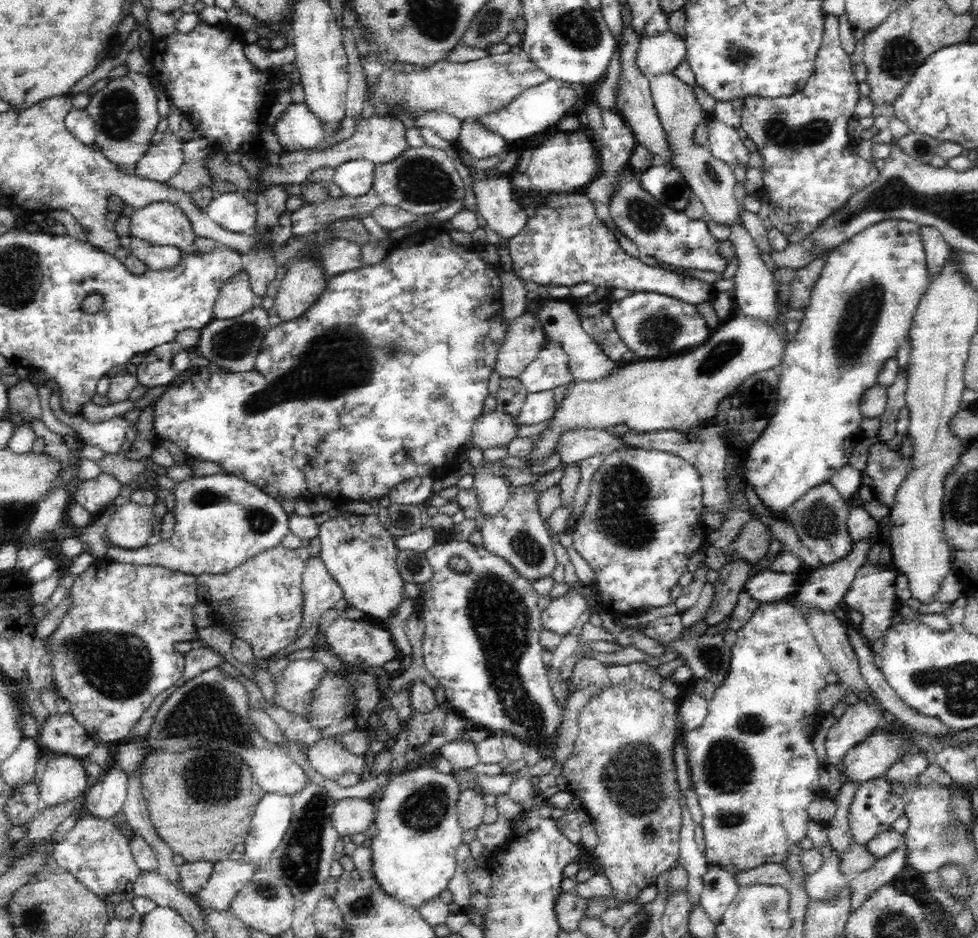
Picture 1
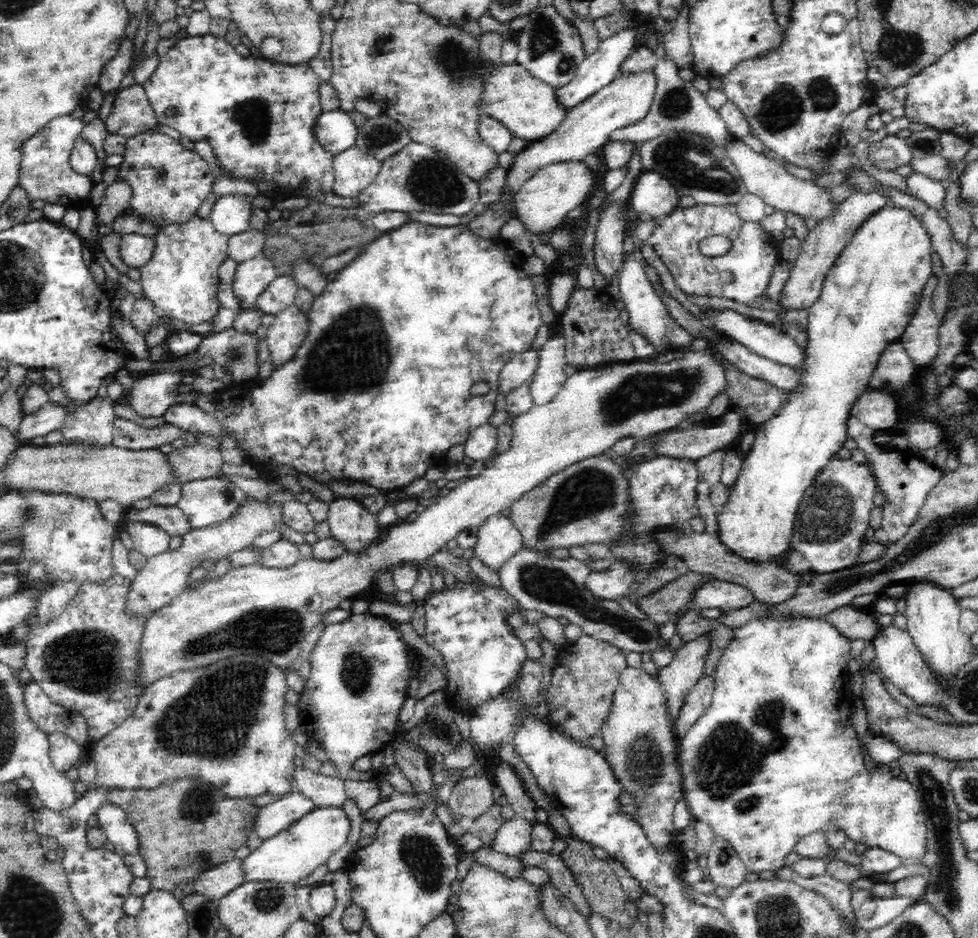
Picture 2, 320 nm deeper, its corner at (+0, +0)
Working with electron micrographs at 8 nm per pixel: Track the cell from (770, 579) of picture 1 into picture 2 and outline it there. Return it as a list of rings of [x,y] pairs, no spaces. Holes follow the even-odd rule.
[[[718,579],[709,580],[707,583],[703,582],[699,589],[693,592],[693,597],[691,598],[692,604],[698,609],[702,608],[721,608],[724,611],[736,610],[737,608],[744,608],[754,602],[755,598],[750,592],[749,588],[745,586],[740,586],[739,584],[733,582],[726,582]]]

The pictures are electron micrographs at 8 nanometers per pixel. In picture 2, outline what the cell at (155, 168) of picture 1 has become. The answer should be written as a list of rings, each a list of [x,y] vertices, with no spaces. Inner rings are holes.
[[[116,180],[105,189],[99,206],[94,208],[94,225],[102,231],[108,231],[116,218],[119,218],[130,204],[131,188],[127,182]]]

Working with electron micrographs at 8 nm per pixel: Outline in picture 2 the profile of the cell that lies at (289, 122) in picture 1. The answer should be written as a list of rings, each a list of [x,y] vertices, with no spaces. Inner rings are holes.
[[[322,111],[314,124],[314,138],[333,155],[355,145],[358,128],[346,111]]]

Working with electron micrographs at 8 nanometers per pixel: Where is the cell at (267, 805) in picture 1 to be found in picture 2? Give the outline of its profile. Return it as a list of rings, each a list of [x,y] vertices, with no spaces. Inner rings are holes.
[[[293,791],[283,794],[279,800],[258,807],[255,830],[262,840],[268,840],[284,832],[300,818],[306,817],[306,814],[314,810],[314,807],[313,800],[302,793]]]

